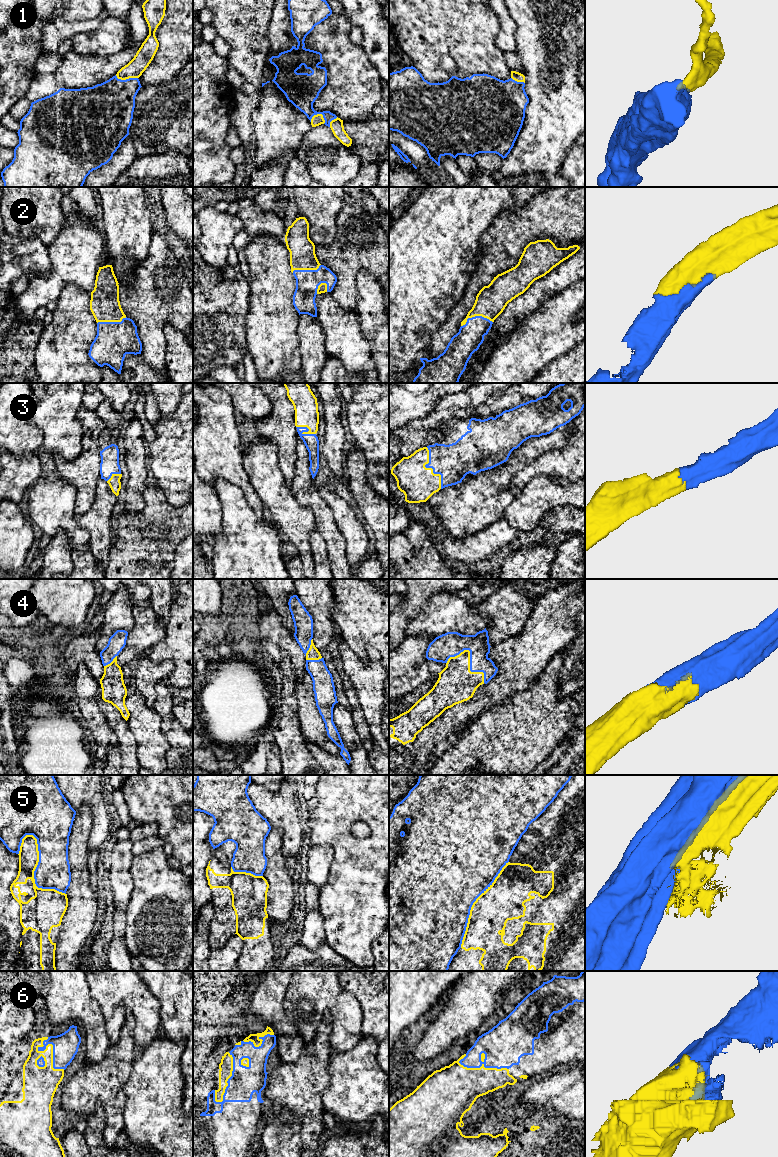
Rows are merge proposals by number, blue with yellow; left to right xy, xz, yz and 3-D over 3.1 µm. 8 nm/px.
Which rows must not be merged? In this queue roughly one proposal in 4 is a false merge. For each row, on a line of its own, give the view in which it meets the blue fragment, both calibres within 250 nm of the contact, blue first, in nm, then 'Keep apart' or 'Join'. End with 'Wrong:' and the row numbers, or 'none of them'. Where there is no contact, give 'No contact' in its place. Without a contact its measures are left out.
1: Touches blue in xz. Thickness 280 nm (blue) against 90 nm. Join
2: Touches blue in yz. Thickness 200 nm (blue) against 240 nm. Join
3: Touches blue in yz. Thickness 300 nm (blue) against 280 nm. Join
4: Touches blue in yz. Thickness 200 nm (blue) against 300 nm. Join
5: Touches blue in xy. Thickness 280 nm (blue) against 200 nm. Keep apart
6: Touches blue in yz. Thickness 320 nm (blue) against 320 nm. Join
Wrong: 5

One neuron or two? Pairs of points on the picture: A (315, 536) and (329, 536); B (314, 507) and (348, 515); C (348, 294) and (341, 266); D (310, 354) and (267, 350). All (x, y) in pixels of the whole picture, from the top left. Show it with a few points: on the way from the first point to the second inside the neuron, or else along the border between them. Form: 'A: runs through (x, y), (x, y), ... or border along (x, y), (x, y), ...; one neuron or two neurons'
A: border along (316, 530), (326, 544), (326, 555), (328, 558); two neurons
B: border along (318, 491), (331, 510), (334, 522), (341, 532); two neurons
C: runs through (346, 287), (346, 273); one neuron
D: border along (296, 330), (301, 369); two neurons

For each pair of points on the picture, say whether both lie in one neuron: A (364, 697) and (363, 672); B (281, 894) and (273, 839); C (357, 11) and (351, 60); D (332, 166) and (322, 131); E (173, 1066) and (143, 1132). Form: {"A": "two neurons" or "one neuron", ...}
{"A": "one neuron", "B": "one neuron", "C": "two neurons", "D": "one neuron", "E": "one neuron"}

